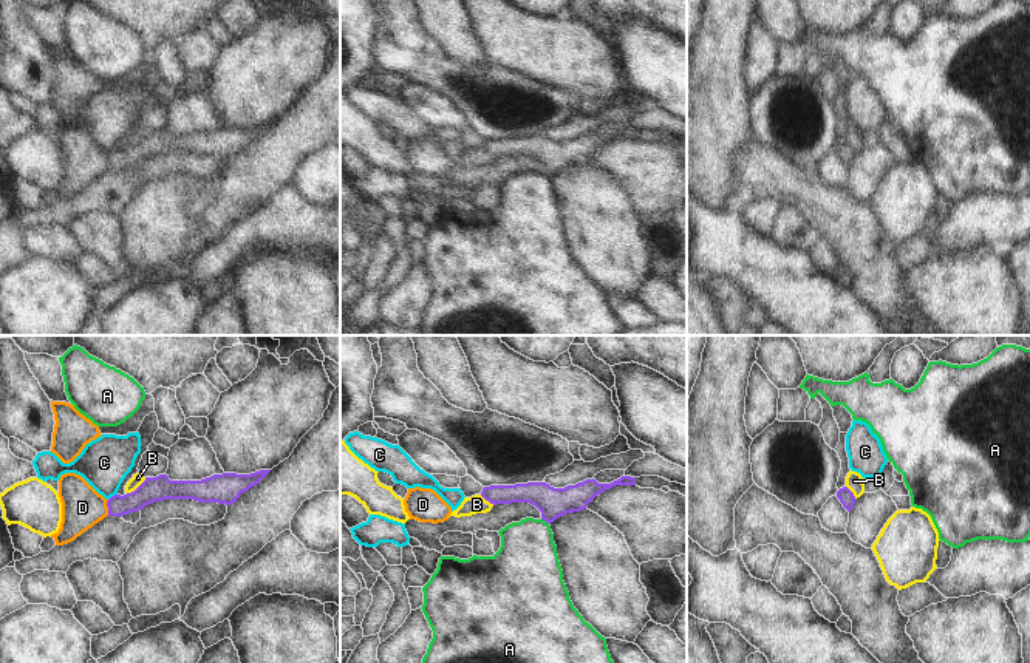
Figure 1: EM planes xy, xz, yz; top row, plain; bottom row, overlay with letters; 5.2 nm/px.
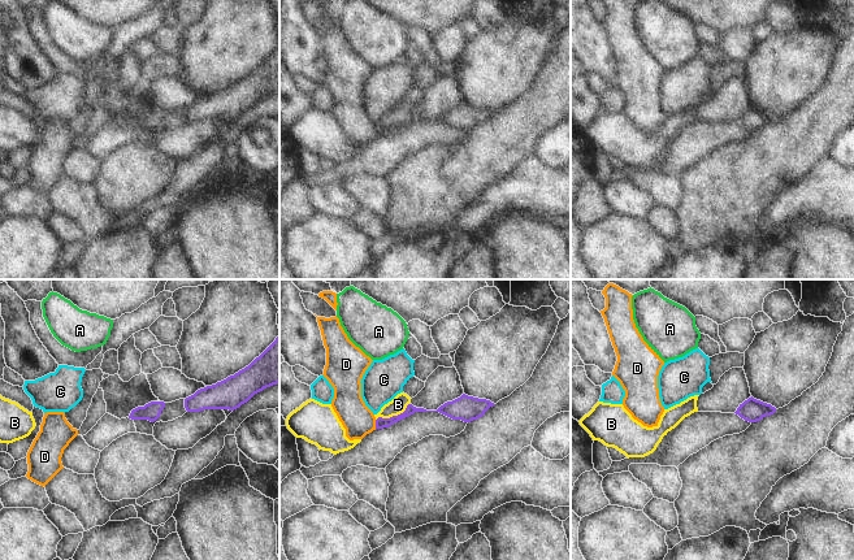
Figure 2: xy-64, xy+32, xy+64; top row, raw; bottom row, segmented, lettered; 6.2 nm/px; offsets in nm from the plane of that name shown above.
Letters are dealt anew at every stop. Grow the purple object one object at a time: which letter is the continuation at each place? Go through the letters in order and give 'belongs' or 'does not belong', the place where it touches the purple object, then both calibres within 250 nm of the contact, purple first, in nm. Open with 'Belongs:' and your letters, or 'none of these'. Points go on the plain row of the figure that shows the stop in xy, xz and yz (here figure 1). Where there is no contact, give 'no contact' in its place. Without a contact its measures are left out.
Belongs: none of these
A: does not belong | xz (545, 173) | 160/320 nm
B: does not belong | xy (138, 141) | 130/60 nm
C: does not belong | xy (112, 150) | 130/260 nm
D: does not belong | xy (107, 159) | 130/220 nm

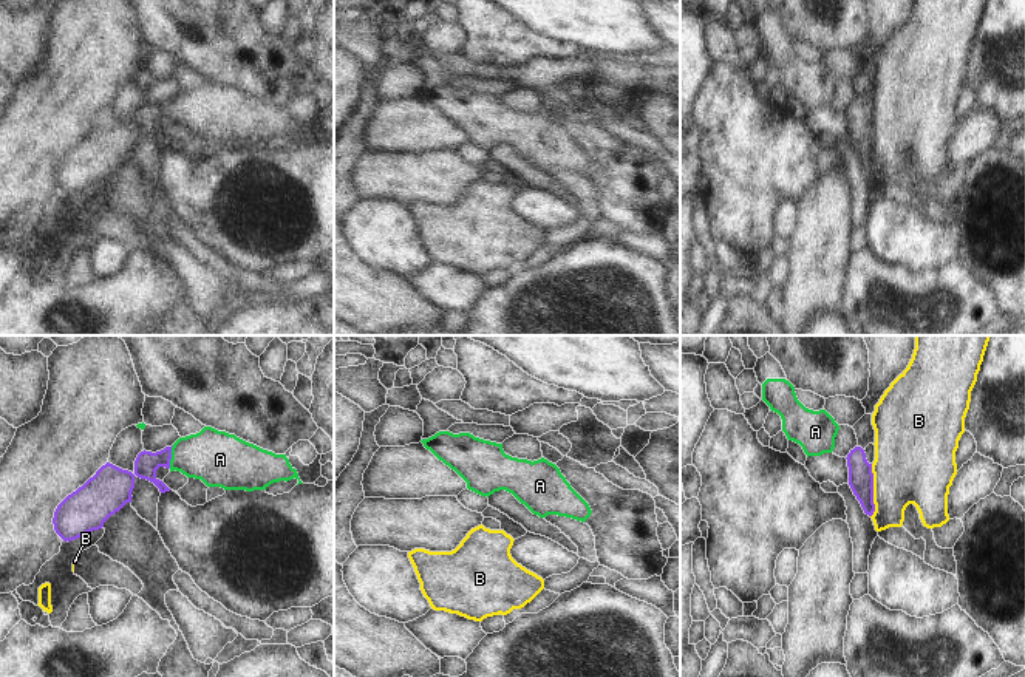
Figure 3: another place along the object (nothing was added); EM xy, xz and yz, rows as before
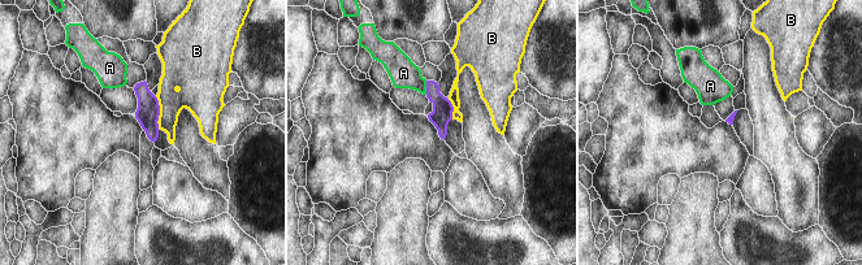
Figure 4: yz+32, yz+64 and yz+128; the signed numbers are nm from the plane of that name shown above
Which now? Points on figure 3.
Belongs: A
A: belongs | xy (170, 110) | 120/280 nm
B: does not belong | yz (872, 144) | 130/400 nm

